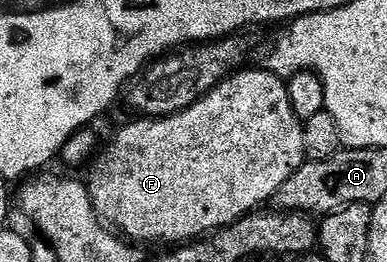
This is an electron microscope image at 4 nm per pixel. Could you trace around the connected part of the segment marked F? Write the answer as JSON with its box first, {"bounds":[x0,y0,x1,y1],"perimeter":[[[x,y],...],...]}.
{"bounds":[87,67,306,246],"perimeter":[[[260,67],[251,68],[225,77],[203,99],[182,112],[174,112],[172,116],[137,118],[134,124],[114,134],[105,152],[101,150],[93,156],[87,168],[89,197],[98,217],[110,229],[116,230],[124,239],[142,245],[166,240],[169,243],[166,245],[177,246],[208,237],[217,229],[258,211],[264,200],[272,201],[283,182],[306,163],[303,122],[295,110],[291,110],[286,81]]]}

